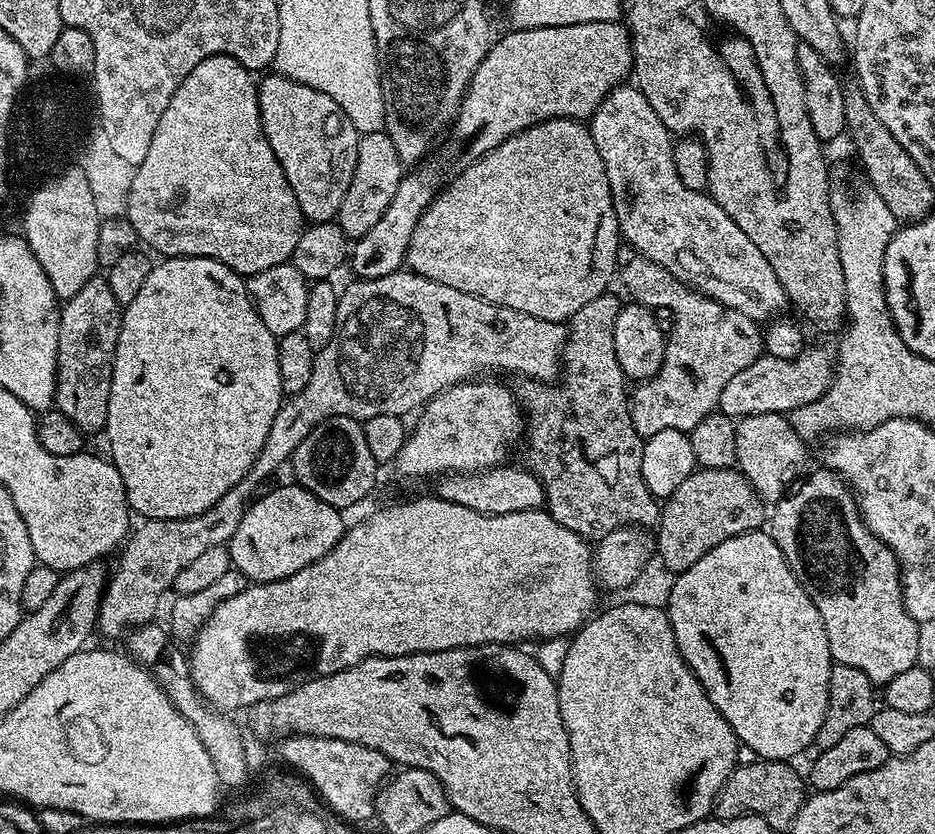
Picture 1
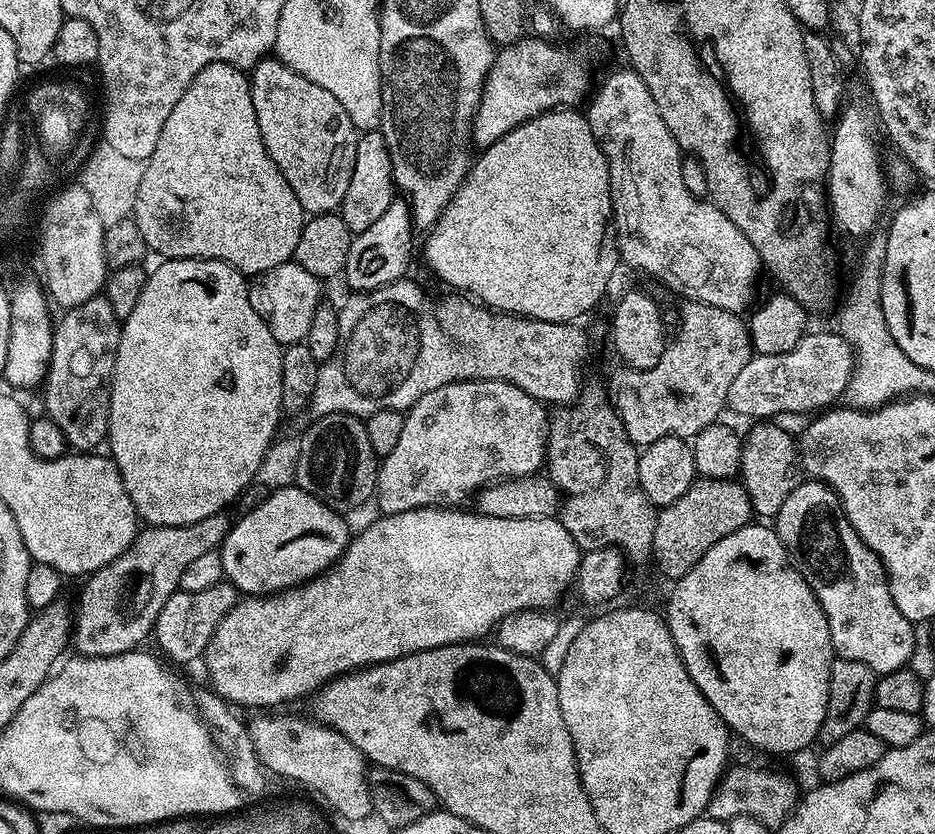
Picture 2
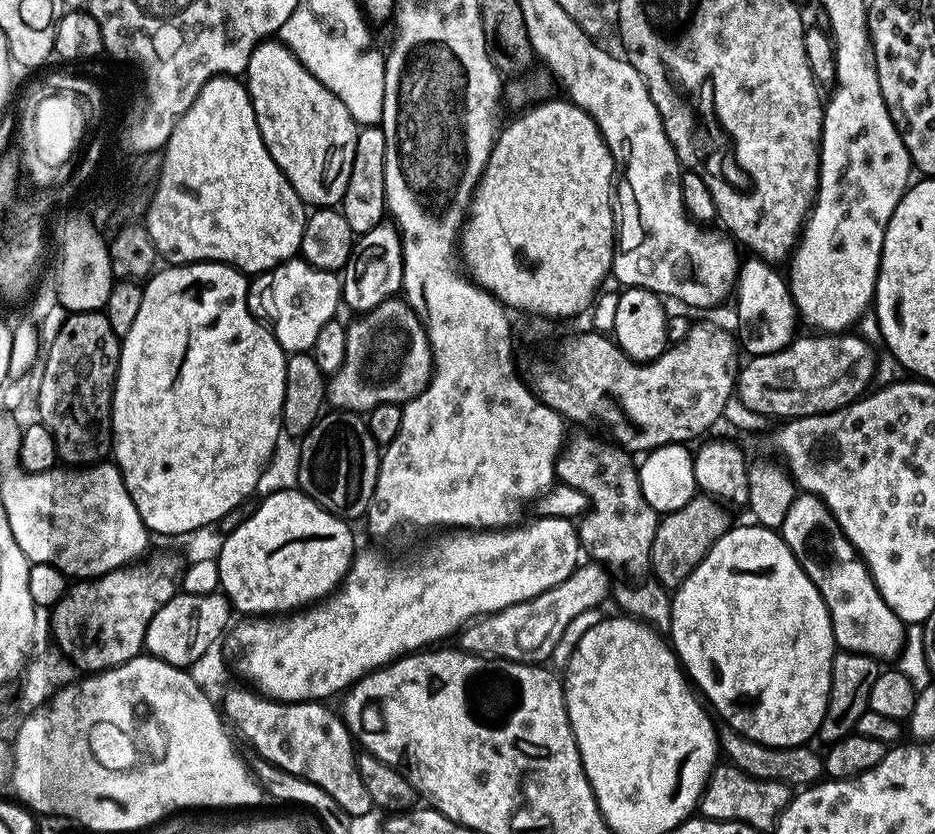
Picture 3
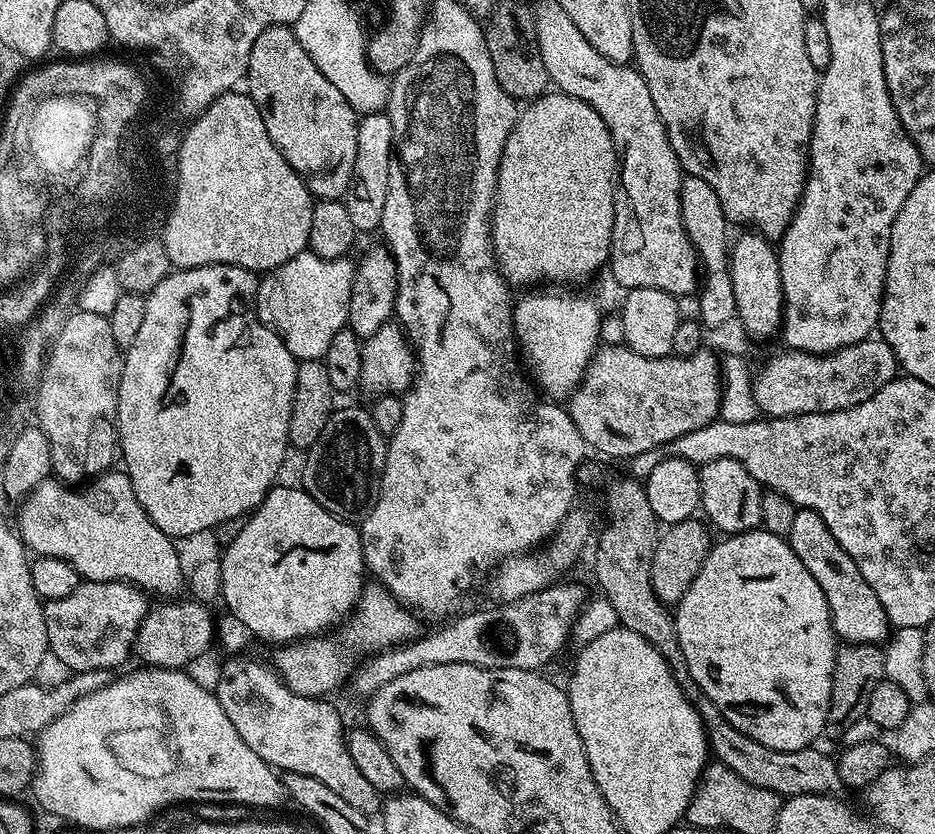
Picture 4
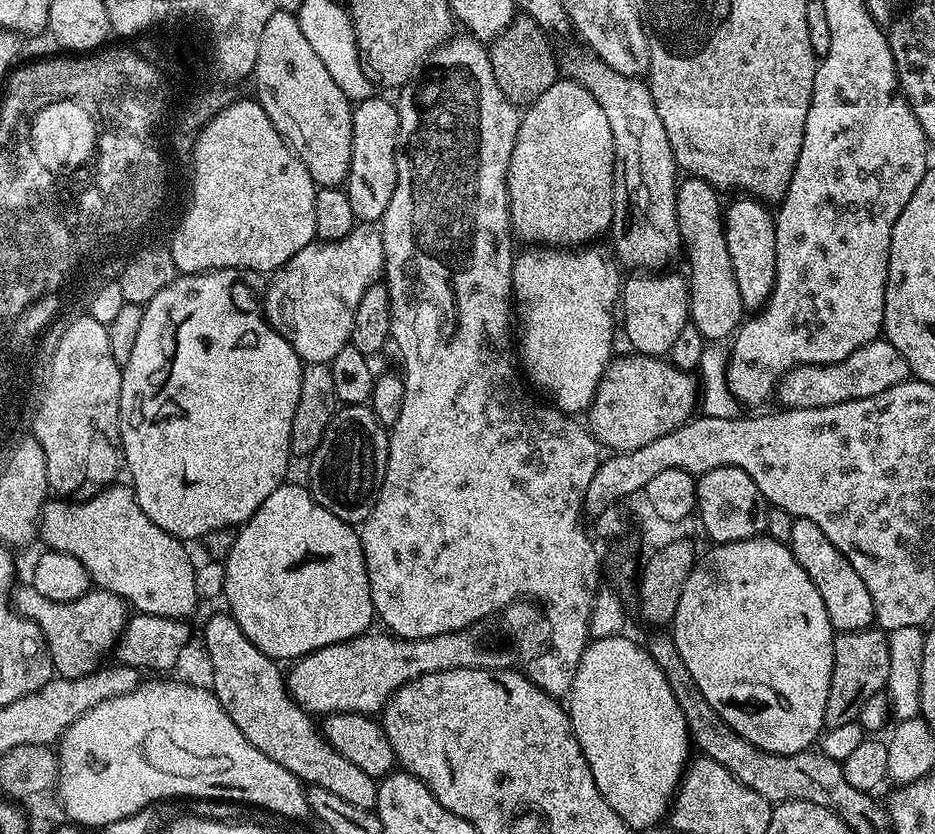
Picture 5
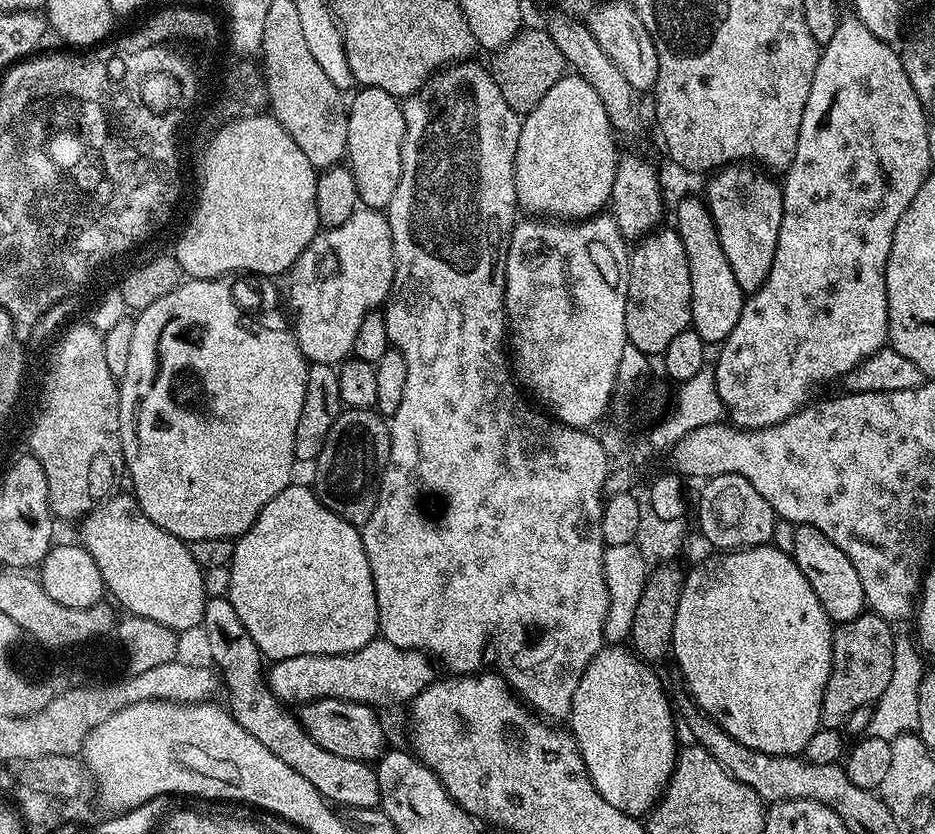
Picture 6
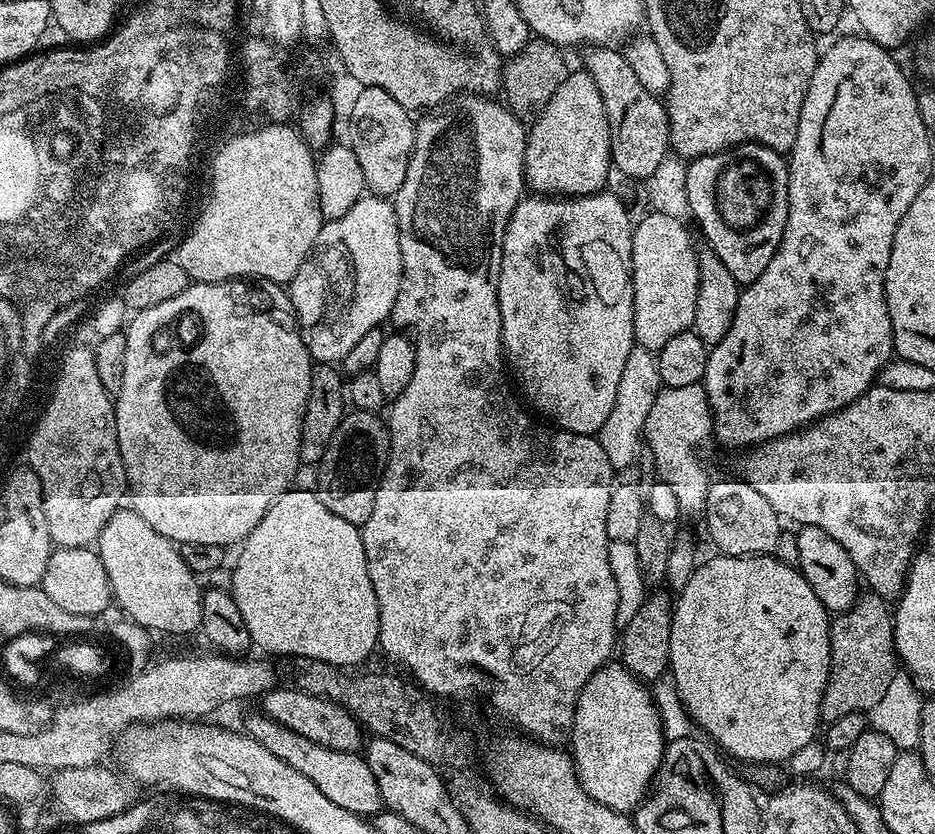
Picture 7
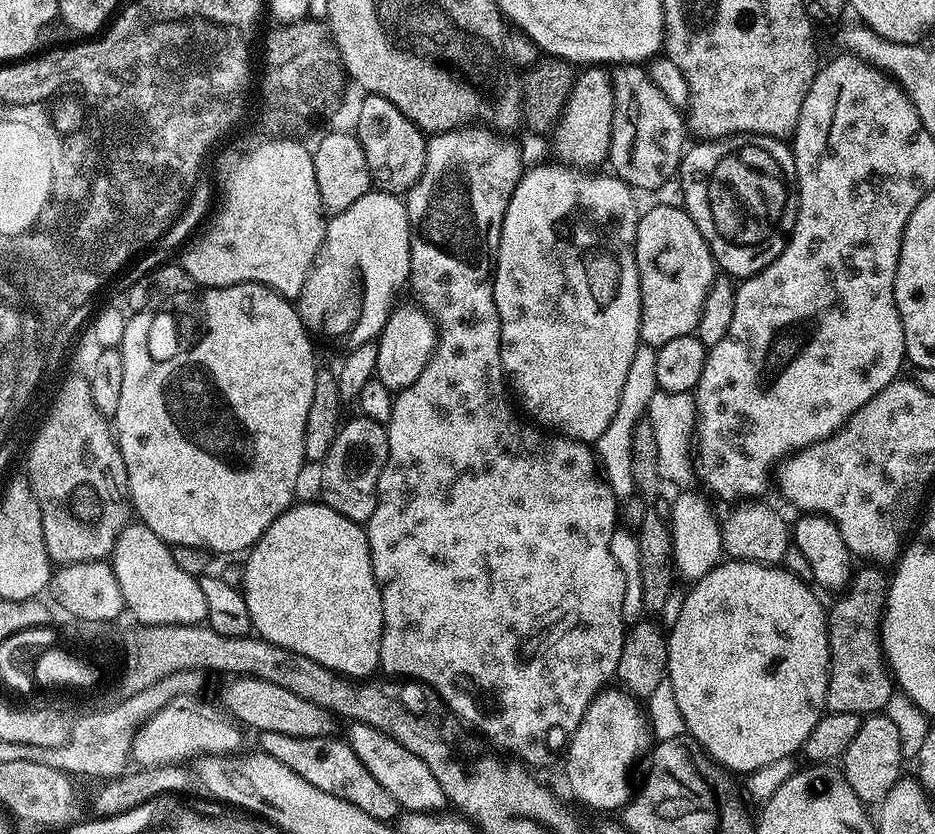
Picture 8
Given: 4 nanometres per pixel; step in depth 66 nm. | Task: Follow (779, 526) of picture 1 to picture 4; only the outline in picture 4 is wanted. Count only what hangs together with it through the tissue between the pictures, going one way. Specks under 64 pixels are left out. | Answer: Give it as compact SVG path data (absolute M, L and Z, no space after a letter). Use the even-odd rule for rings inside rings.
M801 508L794 518L794 526L790 526L786 537L788 545L802 558L802 566L814 574L814 582L822 586L822 594L826 594L828 609L832 615L832 630L841 641L850 644L883 645L890 635L890 625L886 618L886 610L882 610L882 602L878 602L878 594L870 590L870 582L862 578L854 558L838 546L834 534L822 522L822 518L814 510Z

